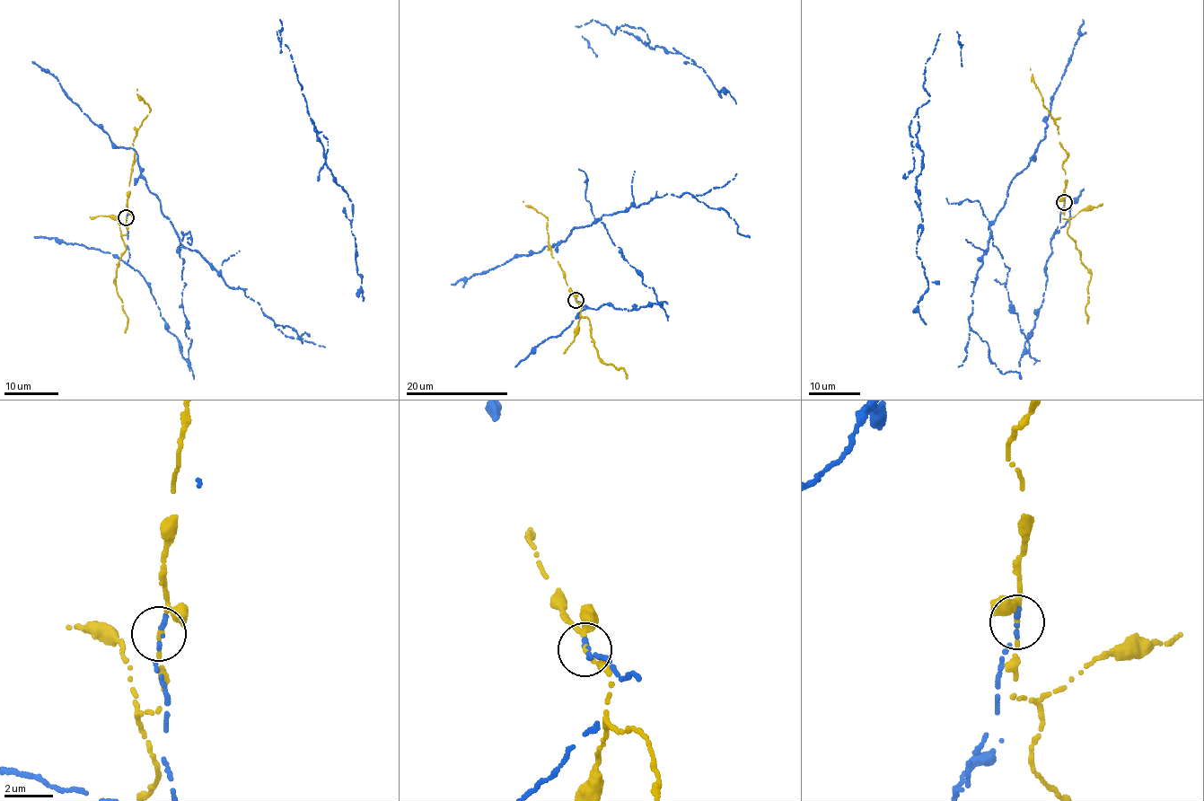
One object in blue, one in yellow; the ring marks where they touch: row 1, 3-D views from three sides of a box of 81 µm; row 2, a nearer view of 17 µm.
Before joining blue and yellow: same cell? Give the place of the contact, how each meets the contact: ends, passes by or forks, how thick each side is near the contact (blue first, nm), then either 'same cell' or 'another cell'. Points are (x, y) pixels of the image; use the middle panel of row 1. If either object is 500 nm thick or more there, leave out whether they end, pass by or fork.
place (575, 300); blue ends; yellow ends; calibres 220 and 140 nm; another cell

